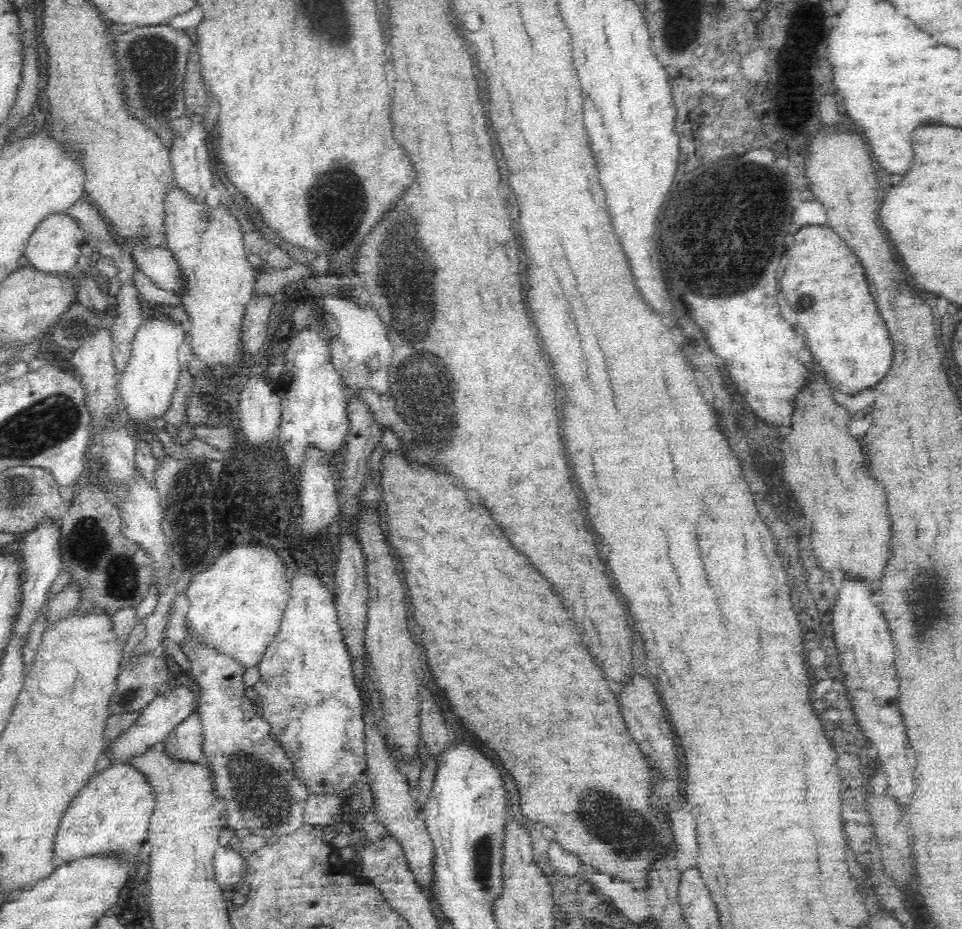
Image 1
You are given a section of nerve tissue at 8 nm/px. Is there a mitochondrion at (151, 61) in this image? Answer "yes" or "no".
yes

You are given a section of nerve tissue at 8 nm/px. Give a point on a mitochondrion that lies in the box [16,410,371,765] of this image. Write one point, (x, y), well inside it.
(87, 538)

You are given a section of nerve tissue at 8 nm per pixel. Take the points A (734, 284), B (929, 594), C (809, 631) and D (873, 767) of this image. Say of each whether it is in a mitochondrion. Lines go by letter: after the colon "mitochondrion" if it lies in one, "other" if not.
A: mitochondrion
B: mitochondrion
C: other
D: other

